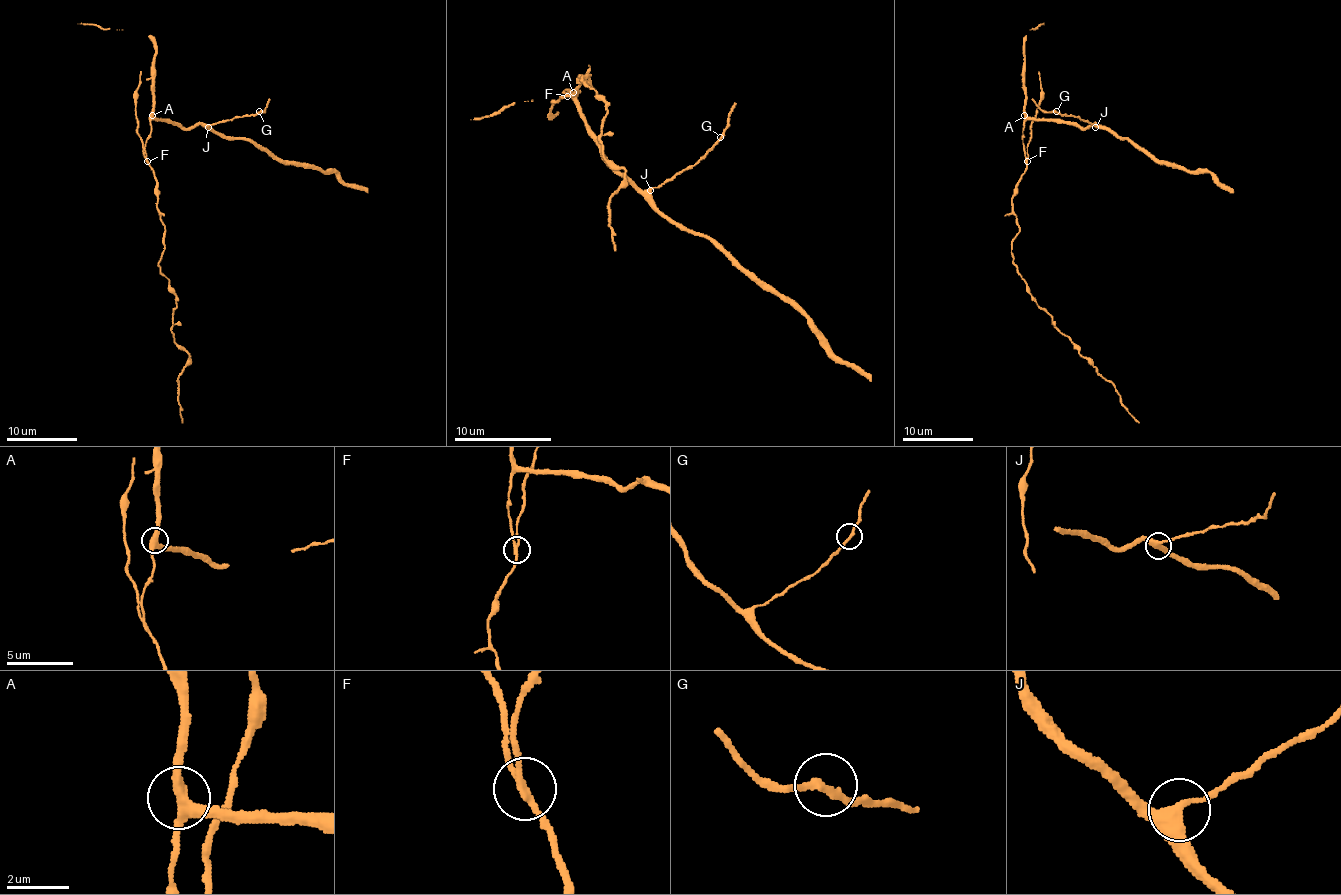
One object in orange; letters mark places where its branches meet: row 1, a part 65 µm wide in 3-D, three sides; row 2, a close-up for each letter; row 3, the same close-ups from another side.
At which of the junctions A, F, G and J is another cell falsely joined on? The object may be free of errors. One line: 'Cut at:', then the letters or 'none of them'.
Cut at: F

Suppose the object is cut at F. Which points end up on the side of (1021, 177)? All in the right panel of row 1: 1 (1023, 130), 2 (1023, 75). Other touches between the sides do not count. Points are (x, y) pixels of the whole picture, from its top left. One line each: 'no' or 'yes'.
1: no
2: no

